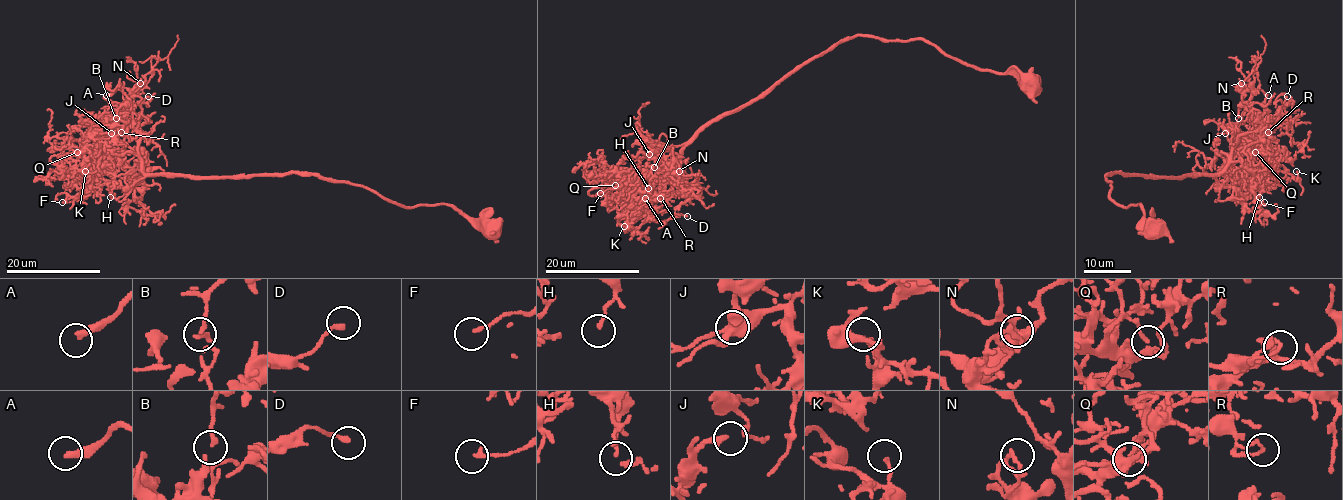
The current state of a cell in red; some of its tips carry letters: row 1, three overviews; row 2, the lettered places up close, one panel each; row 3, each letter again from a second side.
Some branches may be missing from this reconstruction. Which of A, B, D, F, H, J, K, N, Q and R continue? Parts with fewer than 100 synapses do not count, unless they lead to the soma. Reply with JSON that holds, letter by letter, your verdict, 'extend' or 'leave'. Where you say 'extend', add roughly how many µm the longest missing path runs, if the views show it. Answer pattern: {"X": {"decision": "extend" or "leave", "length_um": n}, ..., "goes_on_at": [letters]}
{"A": {"decision": "extend", "length_um": 20}, "B": {"decision": "leave"}, "D": {"decision": "leave"}, "F": {"decision": "leave"}, "H": {"decision": "leave"}, "J": {"decision": "leave"}, "K": {"decision": "leave"}, "N": {"decision": "leave"}, "Q": {"decision": "leave"}, "R": {"decision": "leave"}, "goes_on_at": ["A"]}

